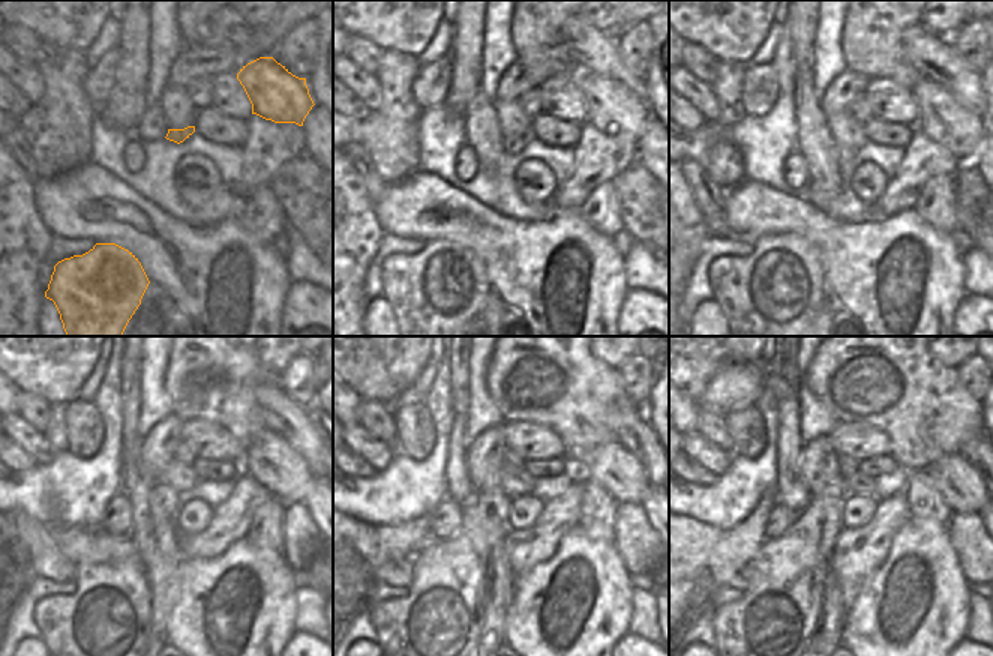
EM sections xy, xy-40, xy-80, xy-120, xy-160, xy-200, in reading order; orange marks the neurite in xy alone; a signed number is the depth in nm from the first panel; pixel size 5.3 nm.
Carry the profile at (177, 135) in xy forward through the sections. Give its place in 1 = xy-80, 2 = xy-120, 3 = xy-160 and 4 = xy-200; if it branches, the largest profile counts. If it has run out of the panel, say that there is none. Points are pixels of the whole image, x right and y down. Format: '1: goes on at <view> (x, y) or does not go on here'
1: goes on at xy-80 (842, 155)
2: goes on at xy-120 (165, 497)
3: goes on at xy-160 (429, 638)
4: goes on at xy-200 (759, 638)

